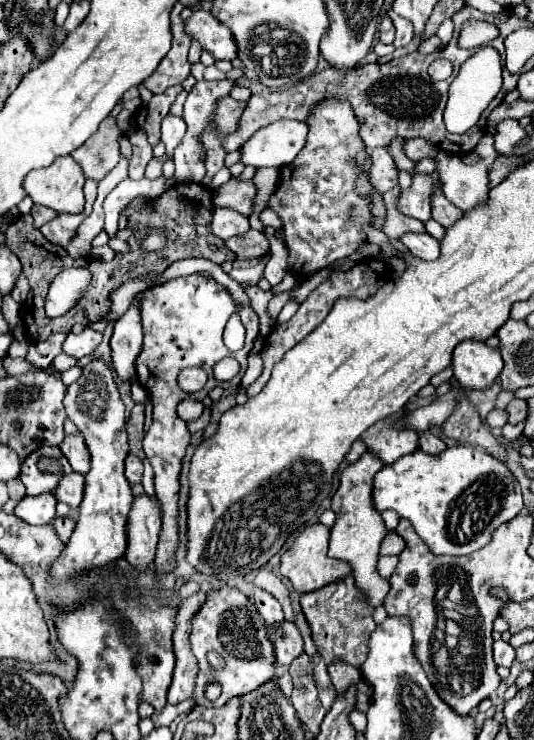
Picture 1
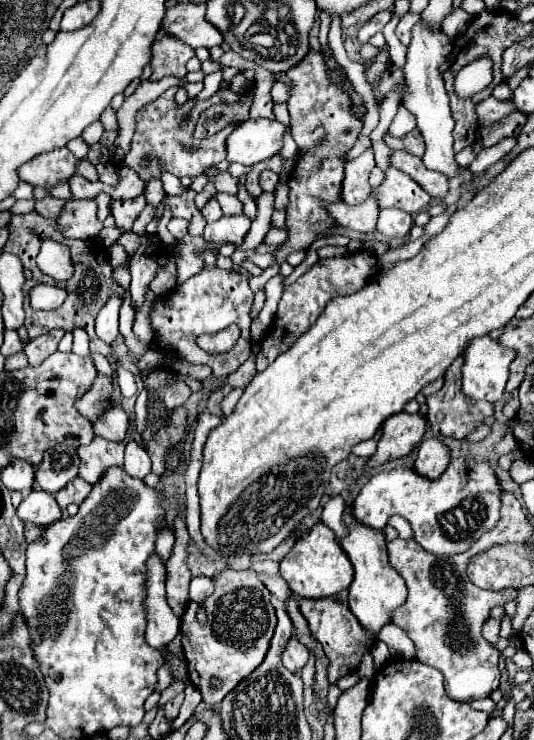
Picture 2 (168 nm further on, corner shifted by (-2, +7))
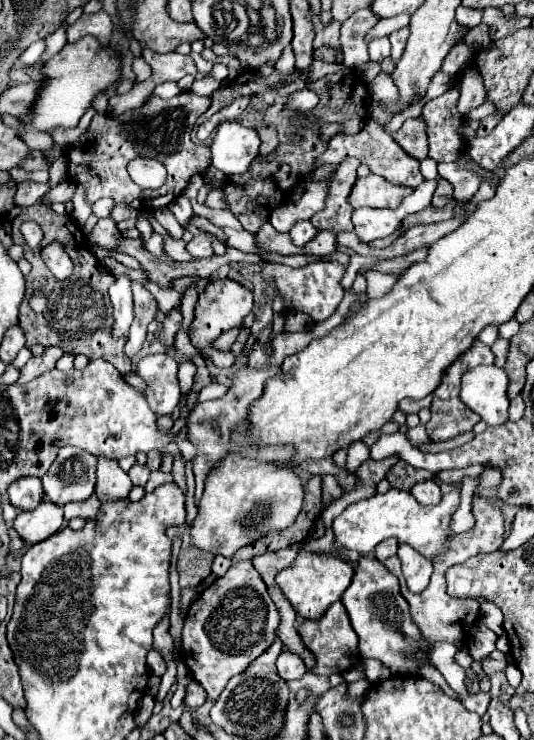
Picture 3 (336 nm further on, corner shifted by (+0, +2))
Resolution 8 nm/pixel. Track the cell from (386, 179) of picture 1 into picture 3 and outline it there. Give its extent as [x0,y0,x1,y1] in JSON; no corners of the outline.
[312,158,360,230]

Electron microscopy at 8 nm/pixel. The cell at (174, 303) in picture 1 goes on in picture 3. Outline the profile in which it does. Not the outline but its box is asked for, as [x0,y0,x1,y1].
[190,278,252,368]

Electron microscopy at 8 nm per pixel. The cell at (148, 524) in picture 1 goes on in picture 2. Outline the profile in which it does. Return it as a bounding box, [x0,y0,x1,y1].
[146,555,180,651]

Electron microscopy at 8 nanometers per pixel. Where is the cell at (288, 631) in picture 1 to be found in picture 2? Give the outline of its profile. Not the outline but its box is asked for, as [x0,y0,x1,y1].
[282,637,310,675]

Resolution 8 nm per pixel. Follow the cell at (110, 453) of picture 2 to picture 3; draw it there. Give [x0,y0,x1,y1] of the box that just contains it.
[96,456,132,502]

